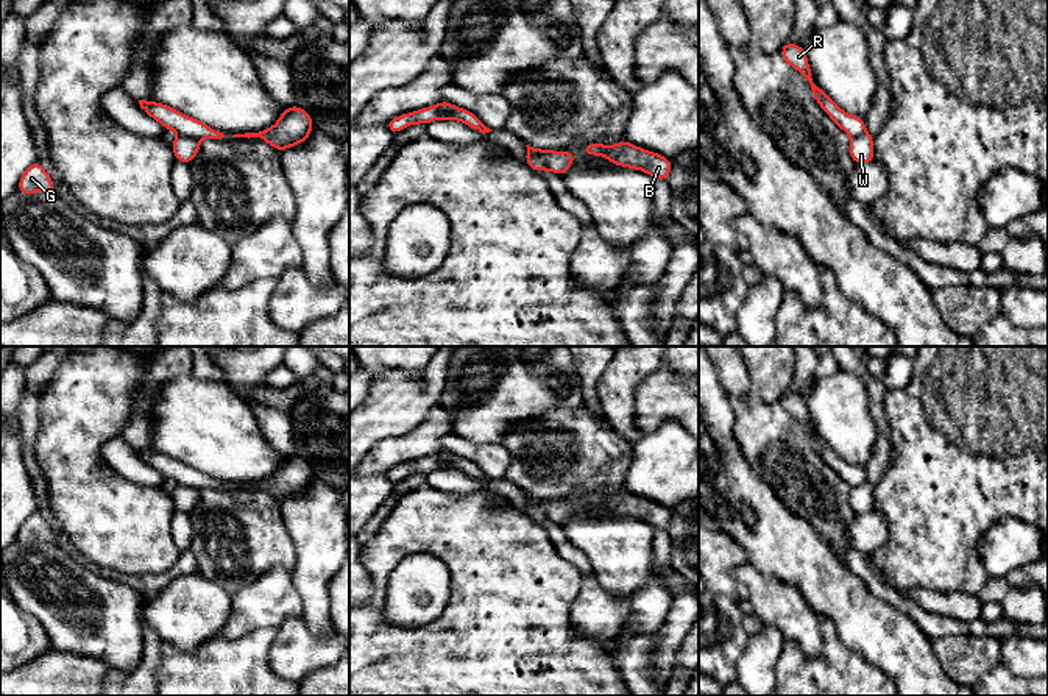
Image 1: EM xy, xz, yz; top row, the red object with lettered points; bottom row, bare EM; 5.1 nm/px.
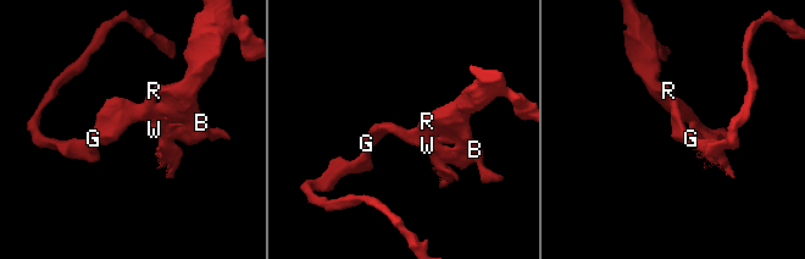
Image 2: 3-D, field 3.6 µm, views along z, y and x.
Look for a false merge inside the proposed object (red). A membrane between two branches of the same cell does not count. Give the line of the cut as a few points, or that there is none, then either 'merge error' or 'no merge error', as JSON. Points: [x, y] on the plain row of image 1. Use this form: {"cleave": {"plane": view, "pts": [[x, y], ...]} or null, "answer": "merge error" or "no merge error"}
{"cleave": {"plane": "xz", "pts": [[527, 498], [535, 501], [548, 518]]}, "answer": "merge error"}

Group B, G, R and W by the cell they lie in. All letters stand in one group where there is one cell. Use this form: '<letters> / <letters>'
B G R / W

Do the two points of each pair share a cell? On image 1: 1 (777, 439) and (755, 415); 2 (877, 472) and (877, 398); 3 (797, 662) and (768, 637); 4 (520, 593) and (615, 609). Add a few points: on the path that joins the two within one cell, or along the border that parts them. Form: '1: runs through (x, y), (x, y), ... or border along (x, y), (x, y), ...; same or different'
1: runs through (771, 433), (760, 422); same
2: runs through (883, 453), (883, 425), (878, 417); same
3: border along (788, 643), (778, 659), (775, 679); different
4: border along (584, 575), (570, 621), (590, 635); different

